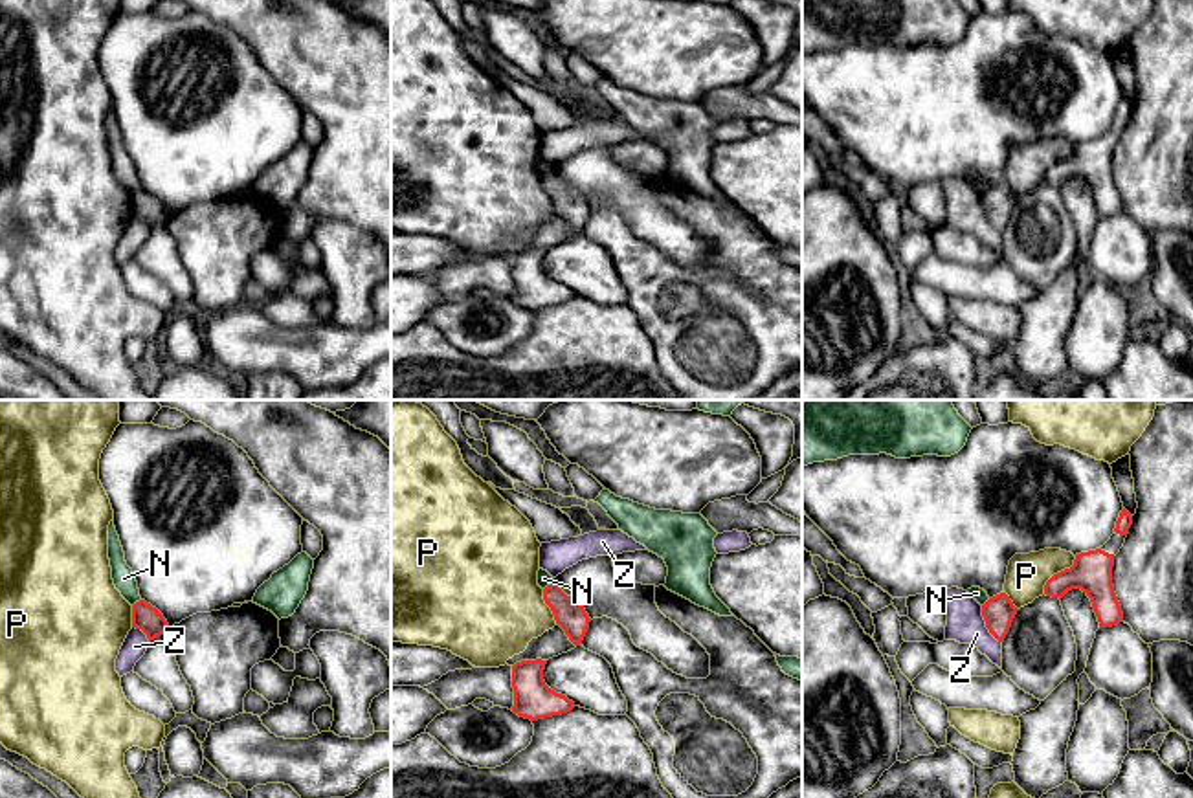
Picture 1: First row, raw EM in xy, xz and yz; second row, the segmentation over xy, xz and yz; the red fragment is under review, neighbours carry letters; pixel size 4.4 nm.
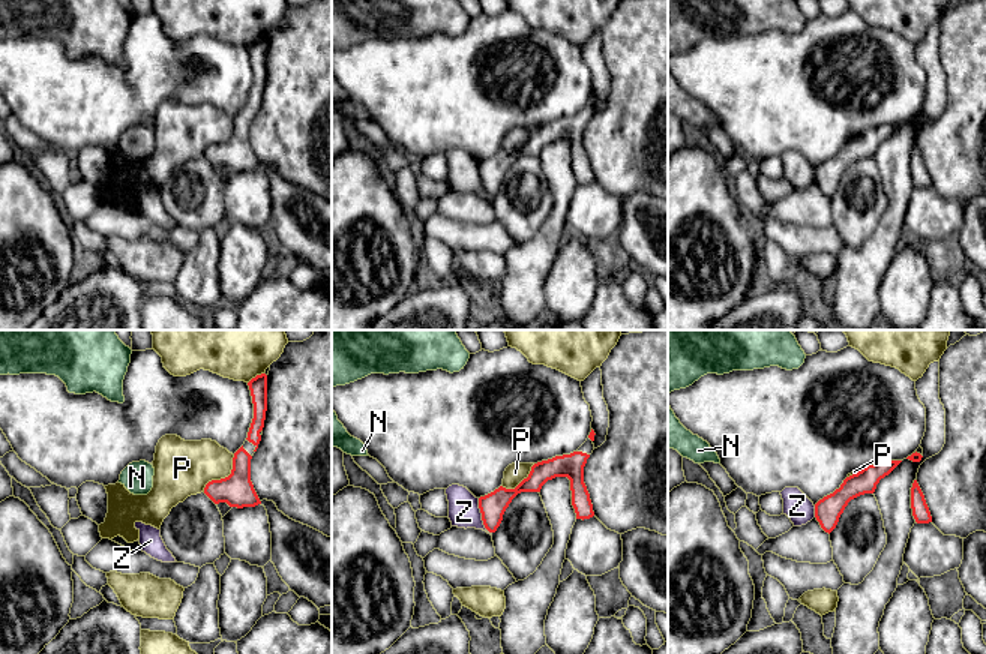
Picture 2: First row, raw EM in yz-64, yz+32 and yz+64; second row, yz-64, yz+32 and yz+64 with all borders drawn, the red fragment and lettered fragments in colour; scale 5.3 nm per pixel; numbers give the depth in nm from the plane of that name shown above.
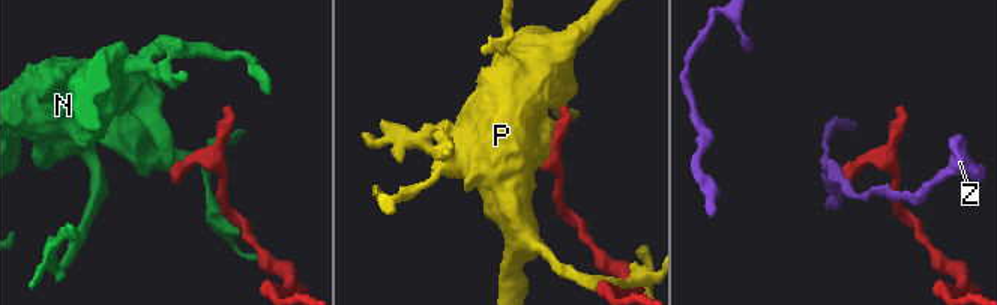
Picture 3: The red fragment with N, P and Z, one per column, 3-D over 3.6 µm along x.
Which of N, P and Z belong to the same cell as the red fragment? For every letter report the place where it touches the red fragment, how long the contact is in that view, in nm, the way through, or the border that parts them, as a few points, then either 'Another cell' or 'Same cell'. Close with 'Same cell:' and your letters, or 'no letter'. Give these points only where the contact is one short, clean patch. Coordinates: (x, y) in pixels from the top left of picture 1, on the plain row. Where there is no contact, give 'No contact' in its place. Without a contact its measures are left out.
N: Touches red at xz (547, 175). Shared border 60 nm. Same cell
P: Touches red at yz (1058, 162). Shared border 220 nm. Another cell
Z: Touches red at yz (986, 213). Shared border 190 nm. Another cell
Same cell: N

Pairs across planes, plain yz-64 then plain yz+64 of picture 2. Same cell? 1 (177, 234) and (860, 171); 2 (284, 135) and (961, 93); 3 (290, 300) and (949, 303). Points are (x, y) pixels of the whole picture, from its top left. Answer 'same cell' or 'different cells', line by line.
1: different cells
2: same cell
3: same cell

